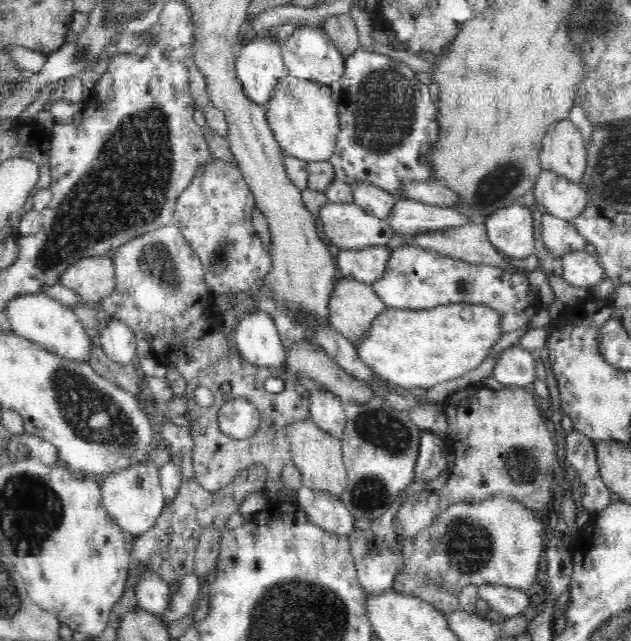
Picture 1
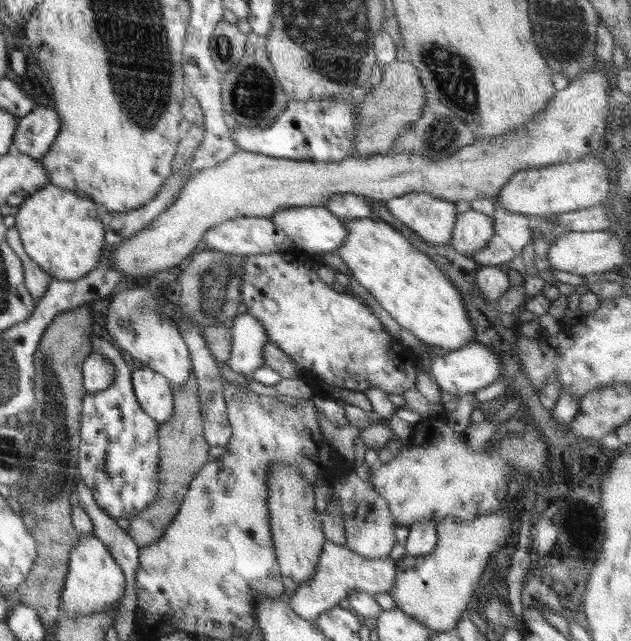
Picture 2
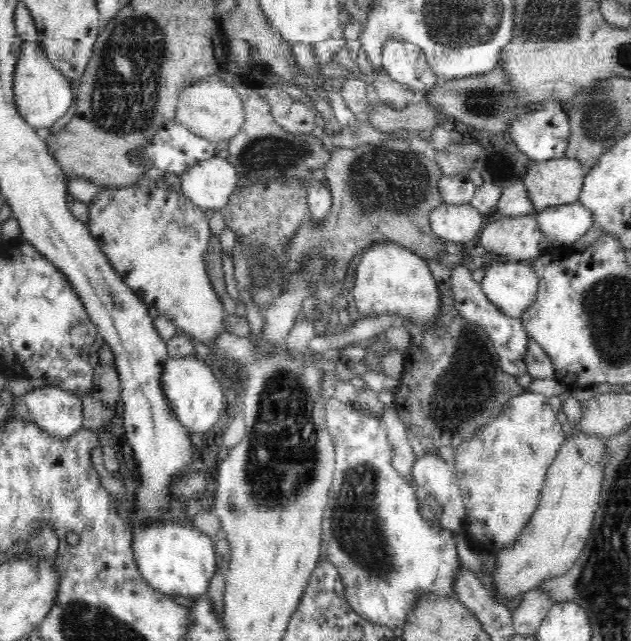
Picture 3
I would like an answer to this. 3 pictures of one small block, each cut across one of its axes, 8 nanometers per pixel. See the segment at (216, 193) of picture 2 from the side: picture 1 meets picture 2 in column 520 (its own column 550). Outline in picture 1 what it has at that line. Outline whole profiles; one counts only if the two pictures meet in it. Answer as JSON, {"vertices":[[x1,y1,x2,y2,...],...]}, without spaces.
{"vertices":[[567,118,555,122,546,129,539,153,539,161,543,170,555,172,575,183,582,180,587,168,587,148,581,137,581,130]]}

